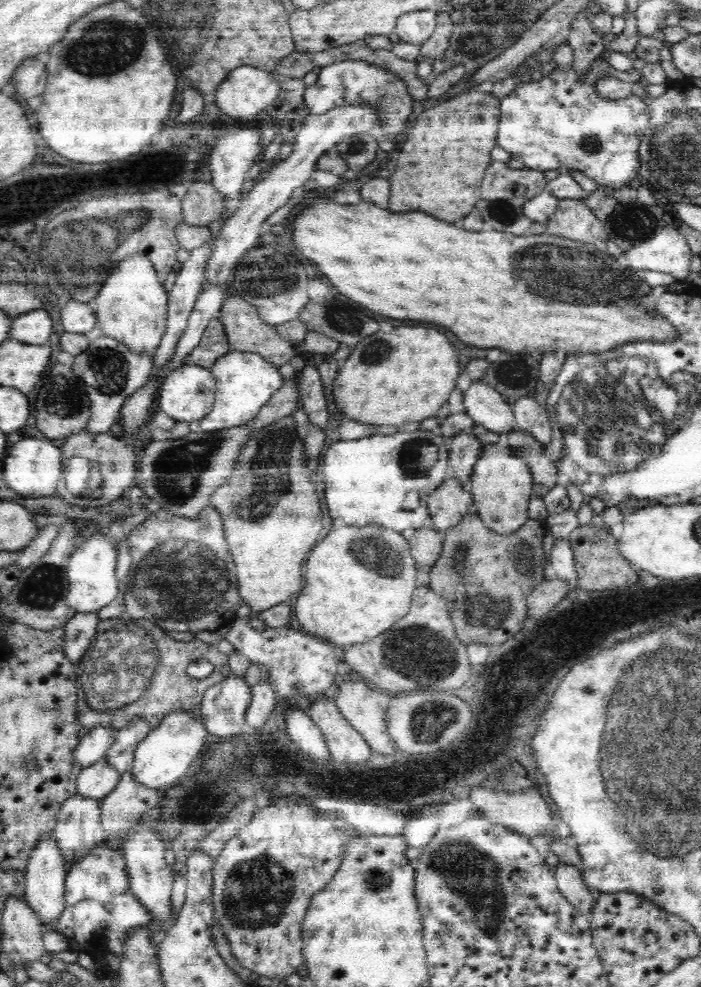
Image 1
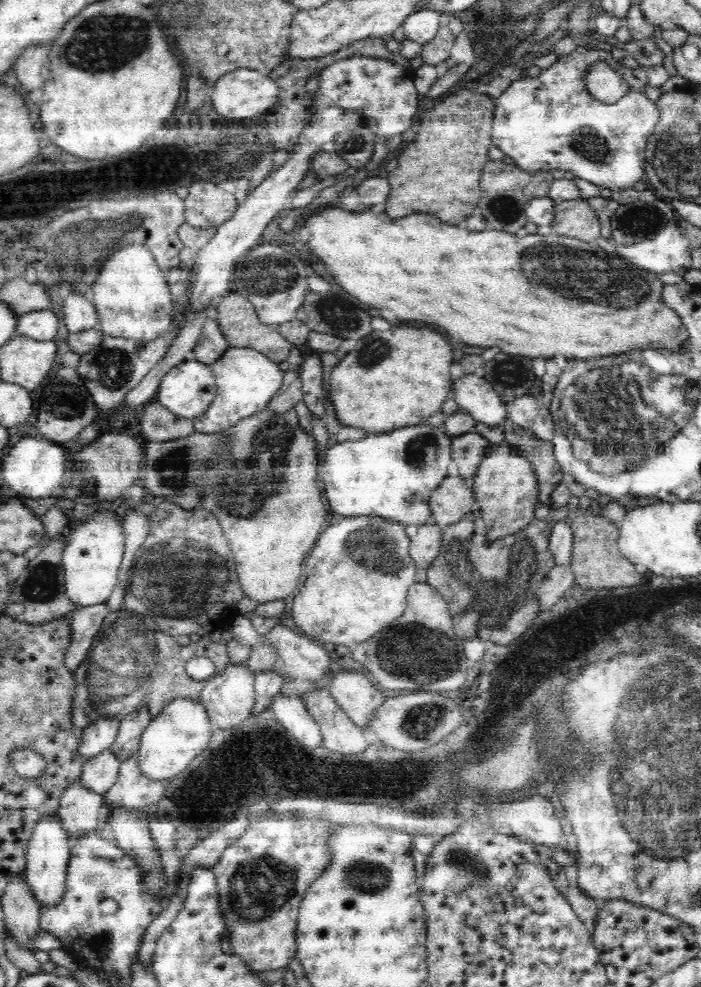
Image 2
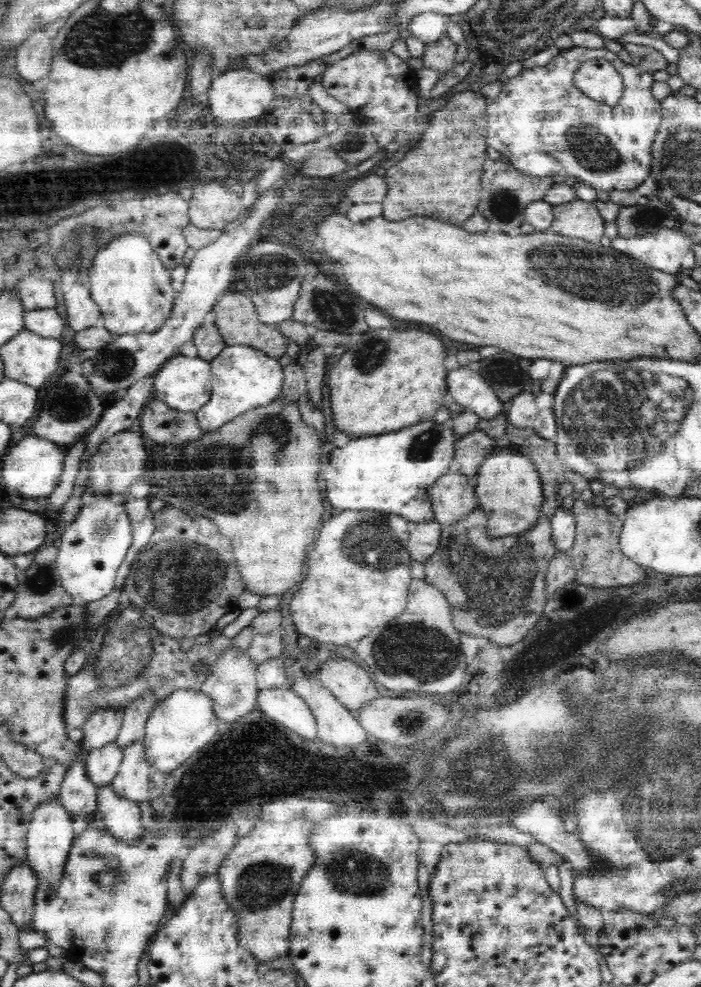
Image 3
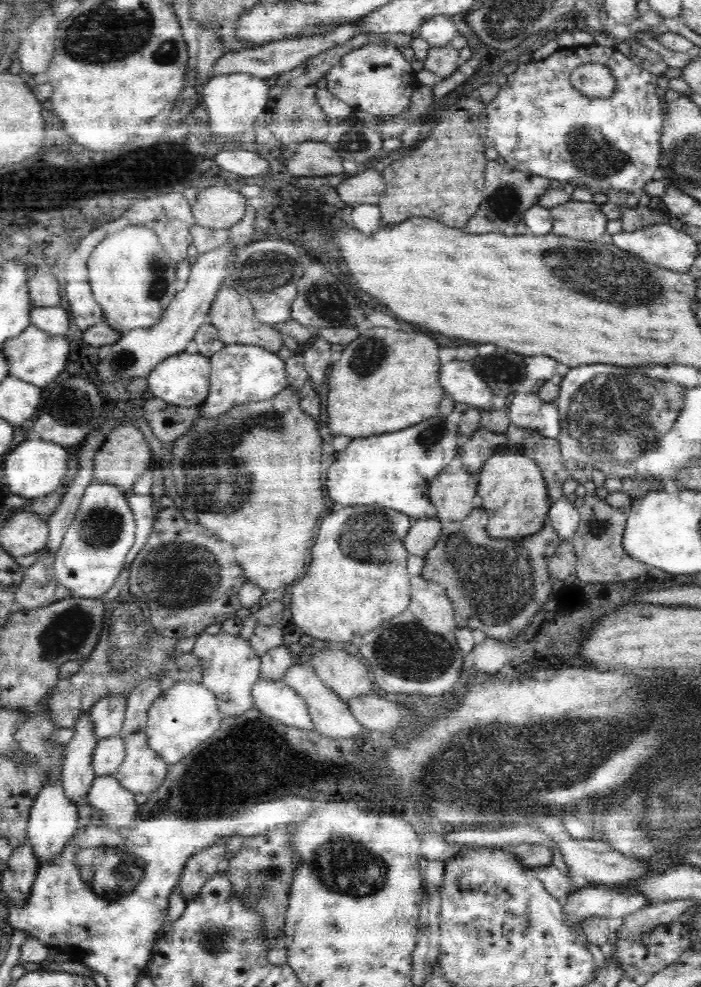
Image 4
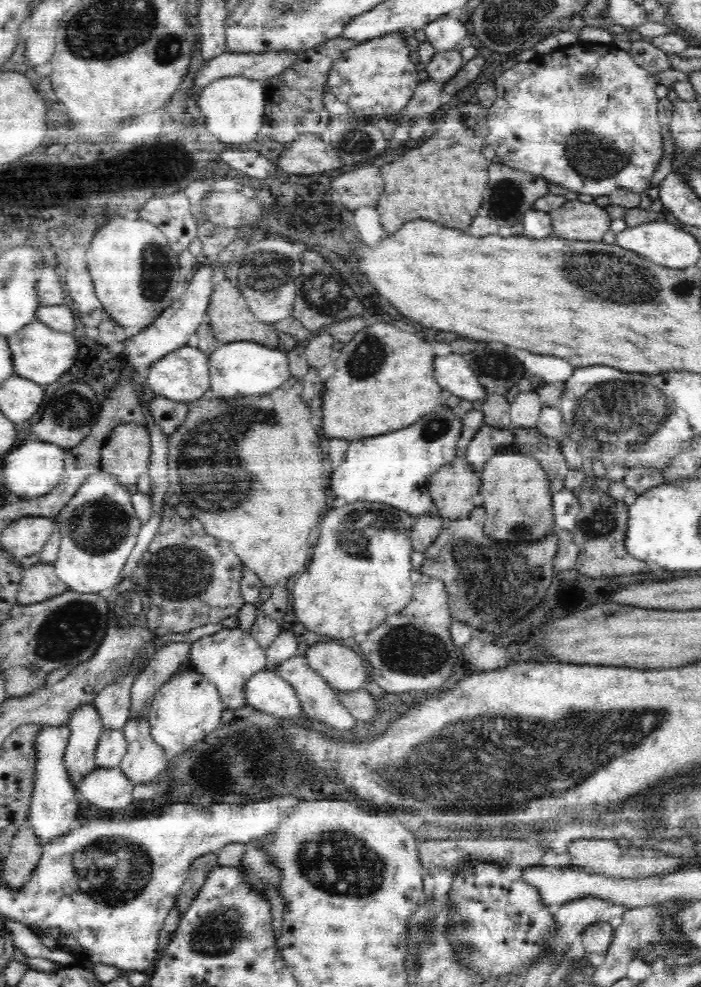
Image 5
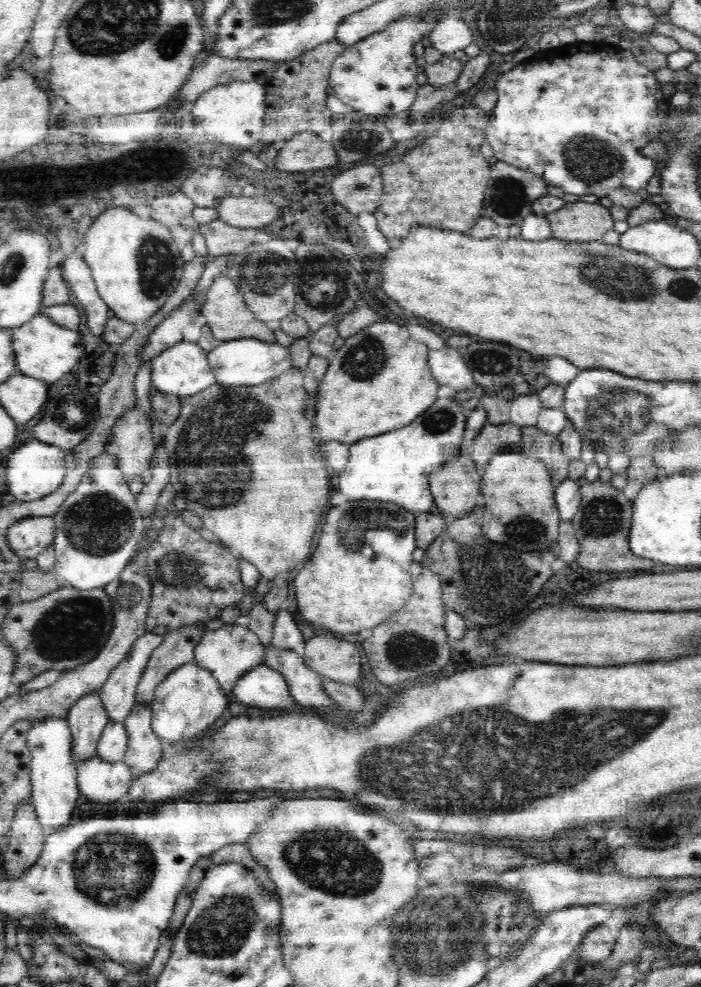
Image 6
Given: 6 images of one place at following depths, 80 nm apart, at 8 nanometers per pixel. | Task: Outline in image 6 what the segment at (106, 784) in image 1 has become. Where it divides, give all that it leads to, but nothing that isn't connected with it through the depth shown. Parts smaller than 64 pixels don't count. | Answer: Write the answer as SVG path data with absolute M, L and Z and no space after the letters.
M110 721L102 731L97 744L97 756L108 762L119 763L123 760L129 743L125 722Z

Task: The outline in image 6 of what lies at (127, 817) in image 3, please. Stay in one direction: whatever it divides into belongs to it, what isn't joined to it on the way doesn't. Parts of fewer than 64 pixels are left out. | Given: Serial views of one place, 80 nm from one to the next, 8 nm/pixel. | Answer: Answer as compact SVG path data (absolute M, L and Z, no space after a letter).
M92 756L77 765L77 787L79 792L95 802L114 804L128 796L132 780L136 777L122 760L119 763Z

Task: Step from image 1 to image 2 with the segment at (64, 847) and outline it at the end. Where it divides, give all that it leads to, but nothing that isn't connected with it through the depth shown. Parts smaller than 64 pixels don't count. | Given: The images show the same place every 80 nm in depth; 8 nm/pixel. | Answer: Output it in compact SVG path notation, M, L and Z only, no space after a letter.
M74 780L74 784L64 790L57 816L71 842L80 836L99 832L98 816L103 805L103 795L84 788L79 780Z

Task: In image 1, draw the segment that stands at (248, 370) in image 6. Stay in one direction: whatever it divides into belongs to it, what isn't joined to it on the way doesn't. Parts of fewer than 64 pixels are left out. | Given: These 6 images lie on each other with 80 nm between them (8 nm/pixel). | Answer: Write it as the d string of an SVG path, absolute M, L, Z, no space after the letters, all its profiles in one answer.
M230 350L224 356L217 358L211 368L212 376L216 381L216 394L212 410L204 418L189 423L190 431L214 432L214 430L222 430L251 421L285 383L286 380L282 378L278 369L279 367L274 366L255 352Z

